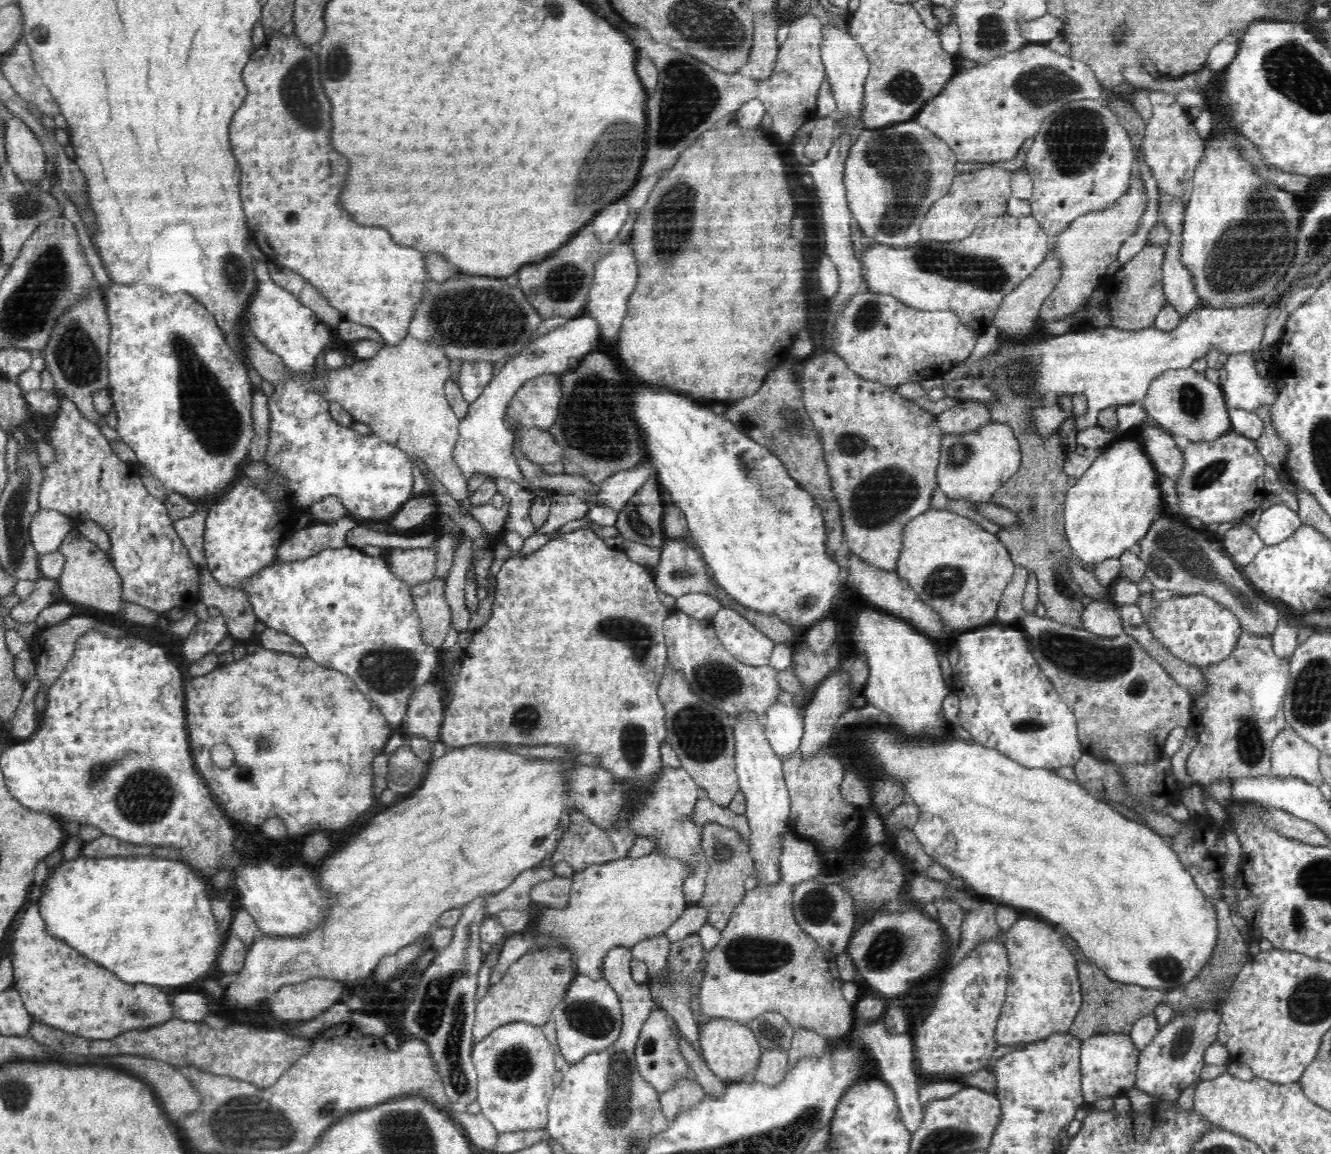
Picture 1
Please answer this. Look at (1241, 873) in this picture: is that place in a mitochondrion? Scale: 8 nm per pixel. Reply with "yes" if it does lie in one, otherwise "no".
no

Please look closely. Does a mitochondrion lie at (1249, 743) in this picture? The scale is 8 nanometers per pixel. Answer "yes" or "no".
yes

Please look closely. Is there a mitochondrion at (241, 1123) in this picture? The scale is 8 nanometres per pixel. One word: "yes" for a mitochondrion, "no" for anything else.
yes

